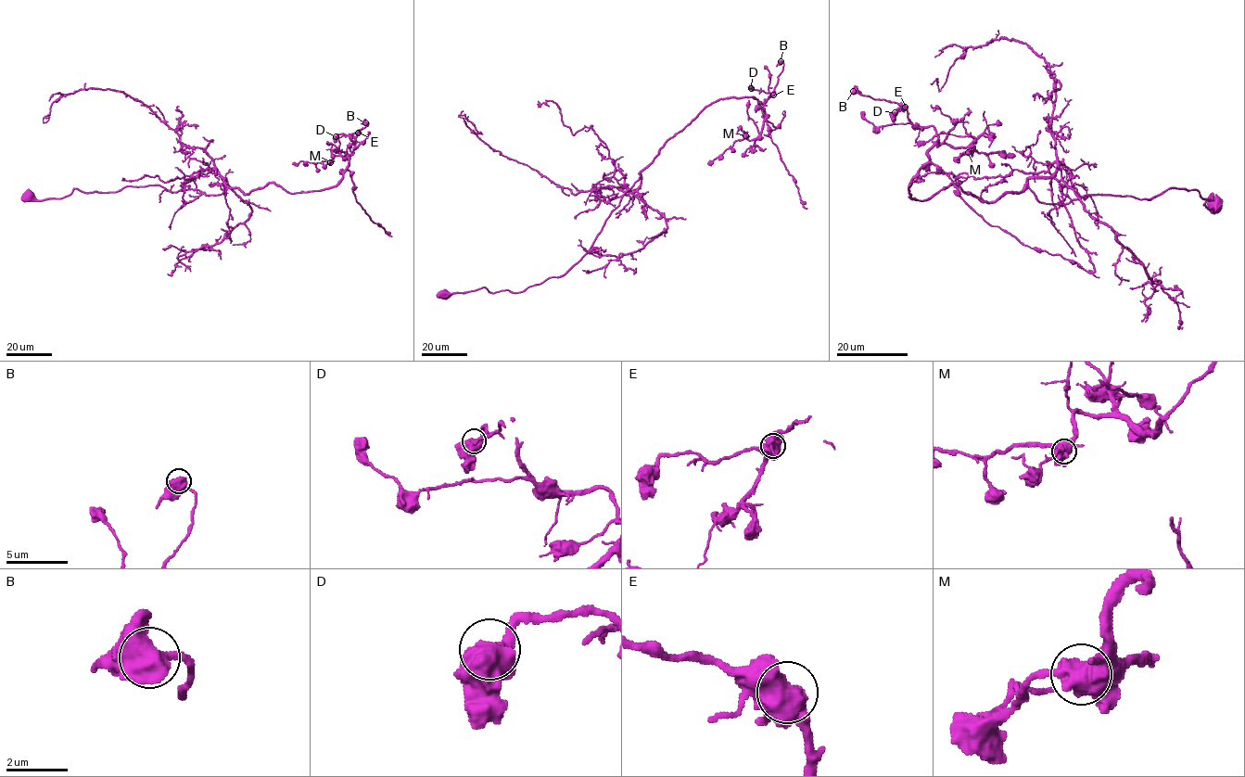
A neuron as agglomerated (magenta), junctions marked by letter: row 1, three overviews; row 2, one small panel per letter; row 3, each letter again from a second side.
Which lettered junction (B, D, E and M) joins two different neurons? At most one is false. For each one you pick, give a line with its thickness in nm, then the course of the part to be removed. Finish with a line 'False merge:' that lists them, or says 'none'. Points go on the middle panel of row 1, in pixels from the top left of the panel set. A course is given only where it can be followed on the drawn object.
False merge: none

